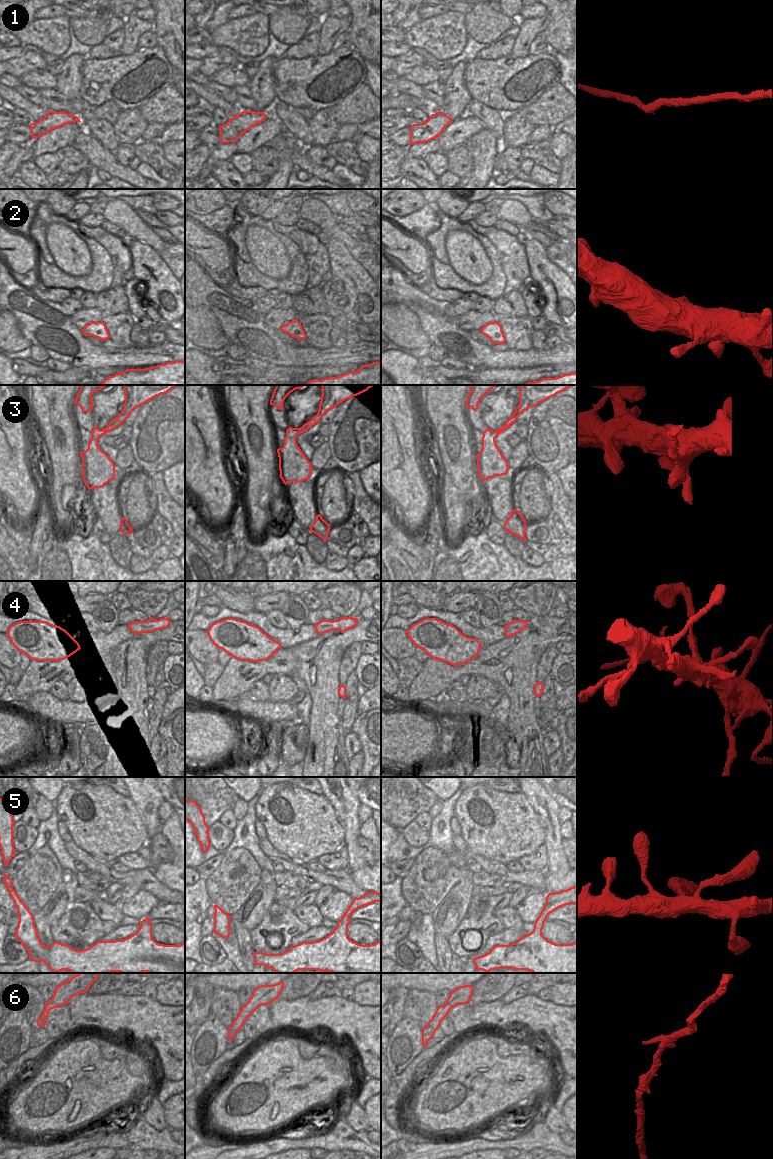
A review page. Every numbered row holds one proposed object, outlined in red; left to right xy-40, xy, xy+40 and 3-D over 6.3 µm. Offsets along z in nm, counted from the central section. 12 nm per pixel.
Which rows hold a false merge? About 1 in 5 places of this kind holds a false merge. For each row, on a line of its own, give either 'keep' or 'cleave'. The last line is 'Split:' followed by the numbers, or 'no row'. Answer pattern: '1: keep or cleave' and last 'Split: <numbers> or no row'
1: keep
2: keep
3: keep
4: cleave
5: keep
6: keep
Split: 4

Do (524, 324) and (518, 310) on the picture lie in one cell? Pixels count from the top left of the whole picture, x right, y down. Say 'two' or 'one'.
two

